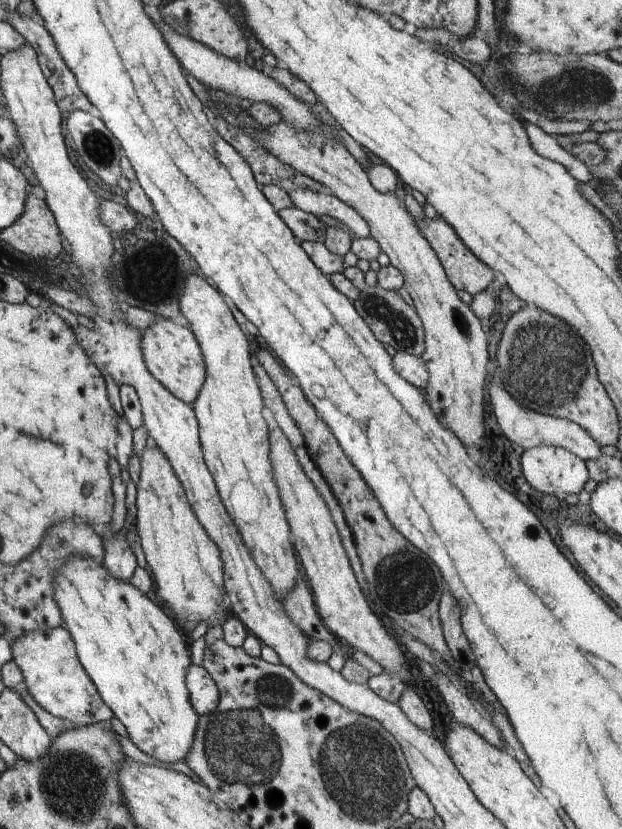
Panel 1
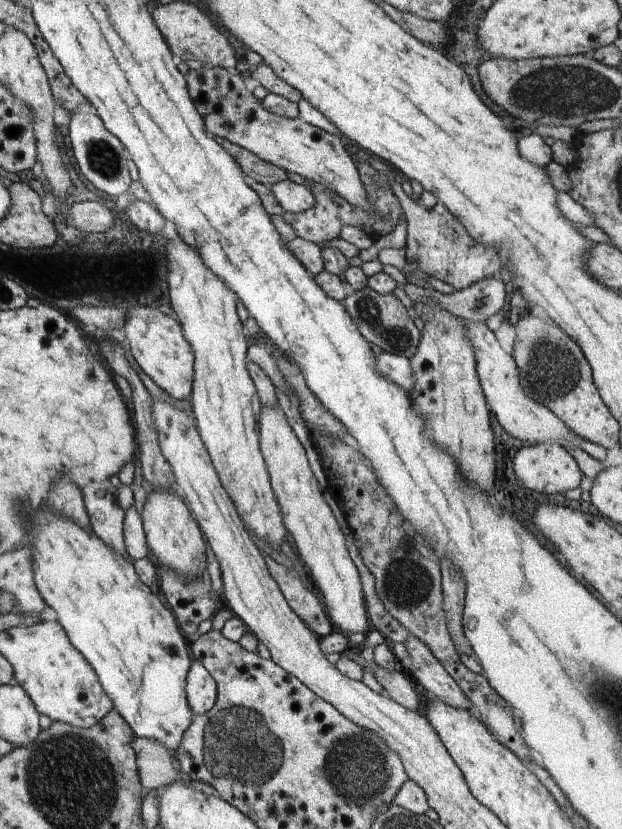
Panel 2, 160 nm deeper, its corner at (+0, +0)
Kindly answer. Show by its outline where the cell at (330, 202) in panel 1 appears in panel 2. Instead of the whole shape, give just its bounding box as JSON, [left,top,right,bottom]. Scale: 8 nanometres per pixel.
[270,179,315,213]

